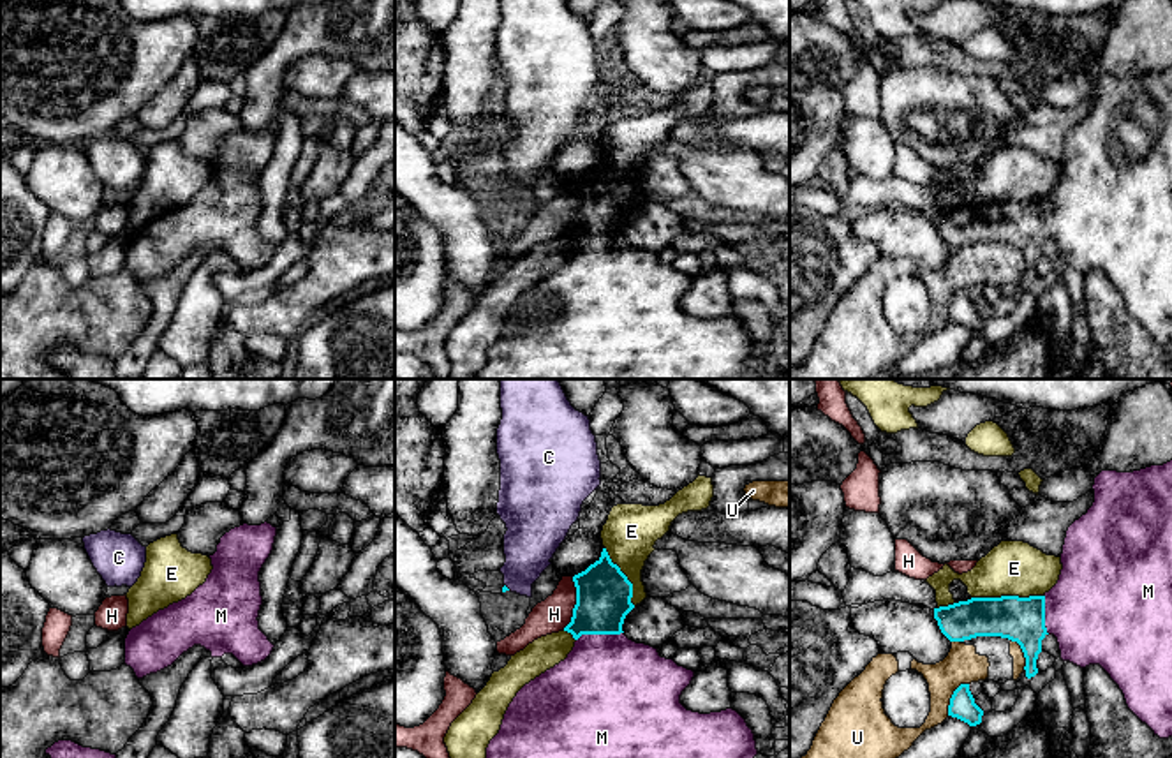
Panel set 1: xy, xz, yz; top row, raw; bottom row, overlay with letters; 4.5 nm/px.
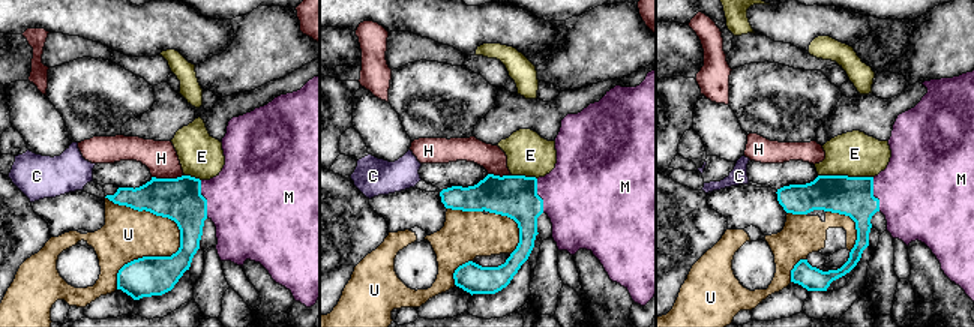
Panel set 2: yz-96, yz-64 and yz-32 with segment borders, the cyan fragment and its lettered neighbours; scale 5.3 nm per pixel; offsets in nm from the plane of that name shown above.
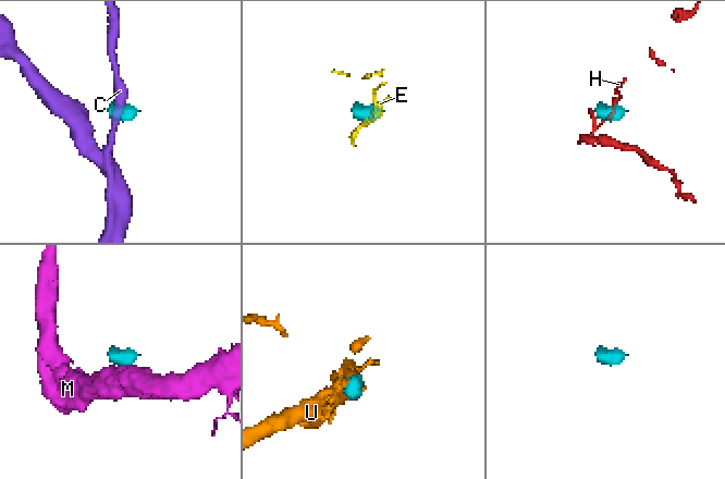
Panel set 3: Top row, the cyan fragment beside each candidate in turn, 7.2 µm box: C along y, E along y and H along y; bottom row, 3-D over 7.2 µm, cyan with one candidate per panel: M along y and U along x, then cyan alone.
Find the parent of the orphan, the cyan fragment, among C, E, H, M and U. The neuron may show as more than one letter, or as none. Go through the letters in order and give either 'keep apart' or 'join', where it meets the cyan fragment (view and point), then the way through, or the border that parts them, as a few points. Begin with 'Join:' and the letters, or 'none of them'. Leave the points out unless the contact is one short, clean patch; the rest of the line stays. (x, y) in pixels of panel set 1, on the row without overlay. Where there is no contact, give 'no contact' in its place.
Join: M
C: keep apart; contact xz (506, 193); border xz (504, 189), (510, 194)
E: keep apart; contact yz (1007, 201)
H: keep apart; contact xz (577, 208); border xz (573, 182), (573, 221), (563, 233)
M: join; contact xz (600, 238)
U: keep apart; contact yz (952, 302)

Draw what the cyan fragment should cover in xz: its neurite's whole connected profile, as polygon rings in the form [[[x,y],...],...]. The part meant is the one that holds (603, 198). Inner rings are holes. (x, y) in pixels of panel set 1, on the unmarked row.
[[[606,153],[594,169],[575,180],[573,187],[576,210],[571,227],[564,233],[576,245],[573,256],[516,298],[476,379],[742,379],[754,368],[758,360],[754,338],[737,316],[710,319],[687,316],[680,308],[680,300],[694,277],[624,240],[624,224],[634,213],[633,189],[612,167]]]

